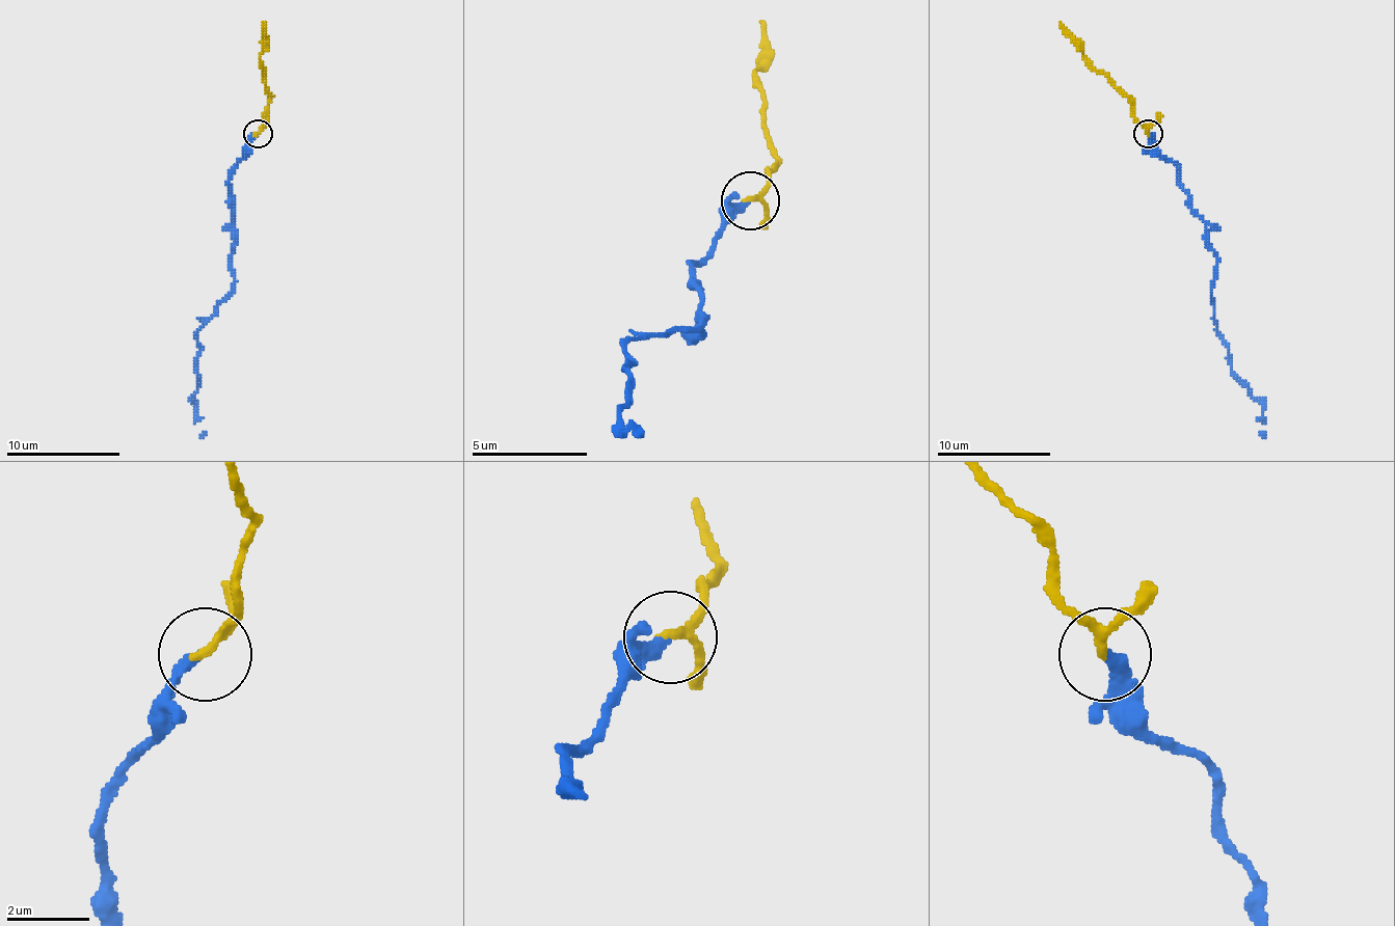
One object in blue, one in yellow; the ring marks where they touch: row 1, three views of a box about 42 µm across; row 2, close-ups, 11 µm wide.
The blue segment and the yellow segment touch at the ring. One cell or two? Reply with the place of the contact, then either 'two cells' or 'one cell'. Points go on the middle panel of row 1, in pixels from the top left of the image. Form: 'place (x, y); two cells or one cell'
place (750, 200); one cell

